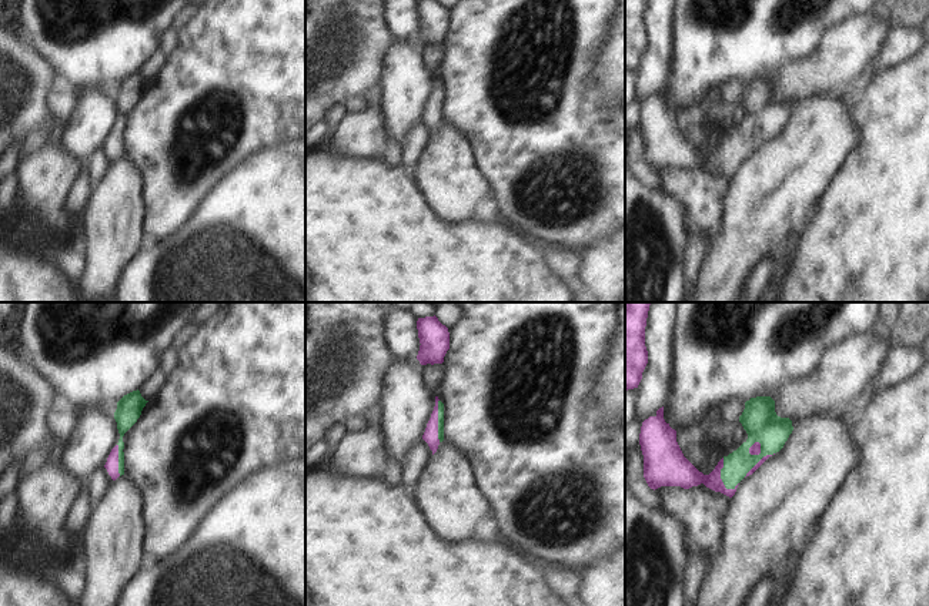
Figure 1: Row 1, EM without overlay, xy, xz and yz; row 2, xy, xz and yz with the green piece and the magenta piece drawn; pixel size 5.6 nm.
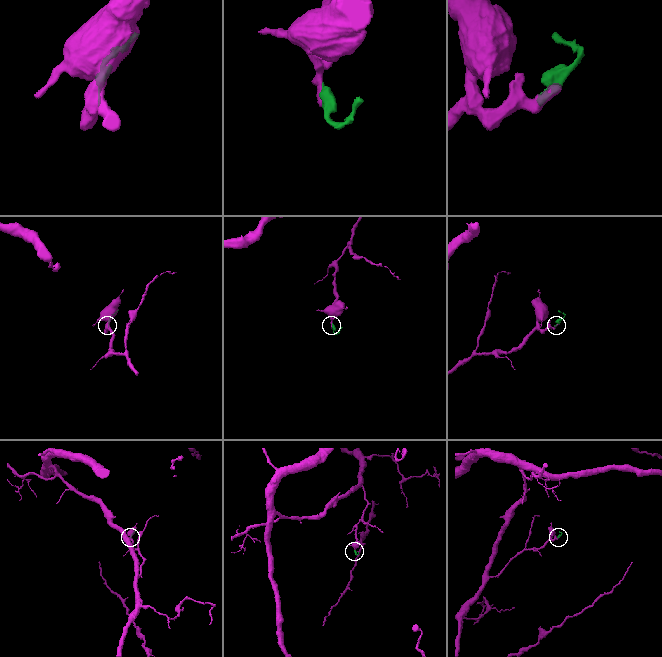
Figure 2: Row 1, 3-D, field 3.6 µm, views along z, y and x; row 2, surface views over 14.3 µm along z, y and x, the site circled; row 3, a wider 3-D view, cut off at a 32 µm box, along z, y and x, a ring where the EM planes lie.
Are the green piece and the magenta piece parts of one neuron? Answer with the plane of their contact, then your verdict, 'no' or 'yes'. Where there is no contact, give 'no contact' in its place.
yz | yes

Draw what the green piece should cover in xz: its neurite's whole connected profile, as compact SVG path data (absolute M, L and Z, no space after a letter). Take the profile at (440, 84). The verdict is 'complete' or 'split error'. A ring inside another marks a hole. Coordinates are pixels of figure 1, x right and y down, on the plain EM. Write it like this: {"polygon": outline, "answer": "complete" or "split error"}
{"polygon": "M435 77L435 87L427 104L422 120L428 124L432 135L444 121L444 84Z", "answer": "split error"}

